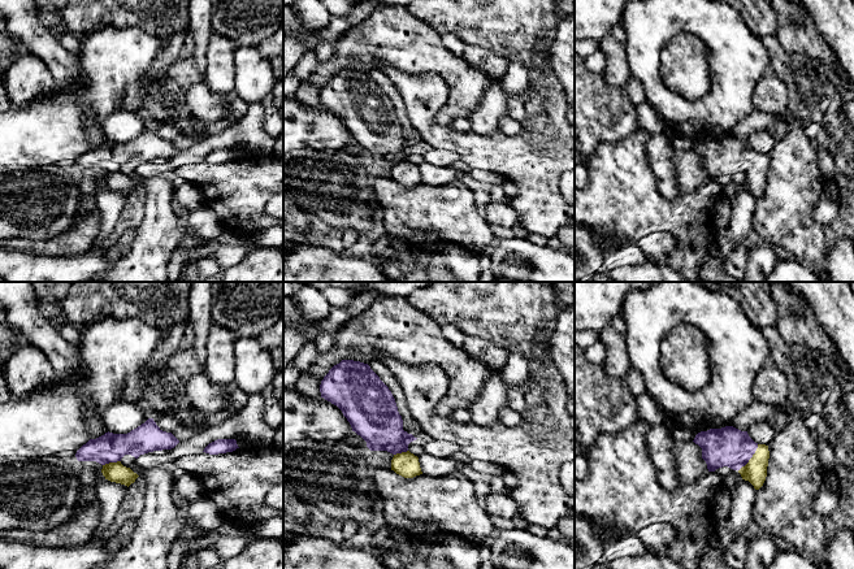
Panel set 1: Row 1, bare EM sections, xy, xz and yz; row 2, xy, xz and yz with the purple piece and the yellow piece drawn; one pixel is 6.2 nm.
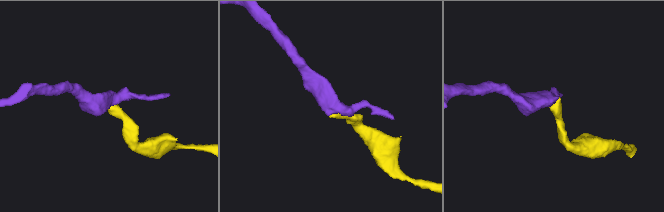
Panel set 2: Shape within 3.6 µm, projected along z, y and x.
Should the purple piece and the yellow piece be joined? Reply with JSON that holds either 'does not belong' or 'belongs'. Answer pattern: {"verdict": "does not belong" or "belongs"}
{"verdict": "belongs"}

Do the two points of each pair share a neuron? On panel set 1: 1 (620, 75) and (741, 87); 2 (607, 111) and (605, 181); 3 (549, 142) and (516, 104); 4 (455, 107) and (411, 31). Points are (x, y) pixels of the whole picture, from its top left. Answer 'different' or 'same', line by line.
1: different
2: different
3: different
4: same

